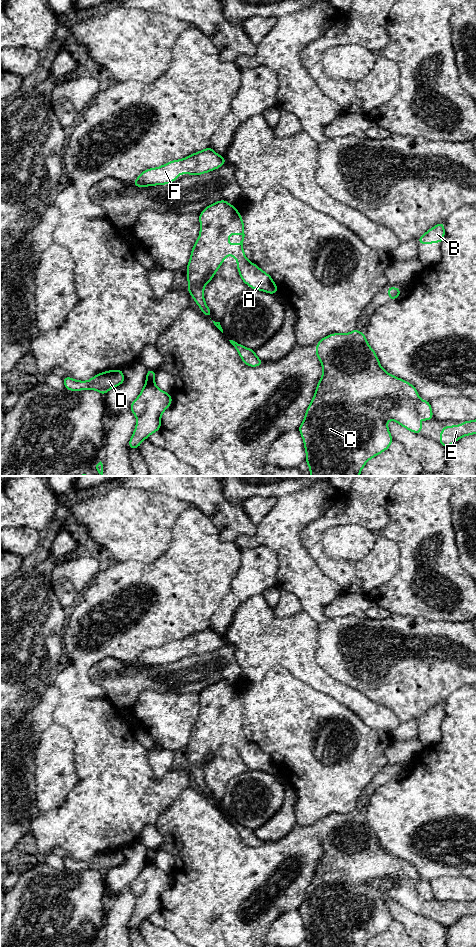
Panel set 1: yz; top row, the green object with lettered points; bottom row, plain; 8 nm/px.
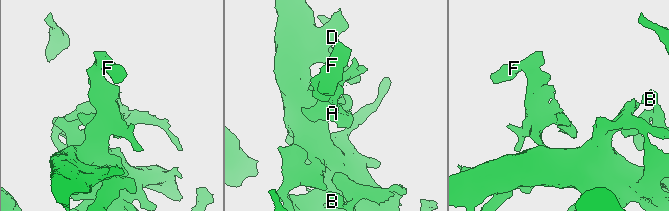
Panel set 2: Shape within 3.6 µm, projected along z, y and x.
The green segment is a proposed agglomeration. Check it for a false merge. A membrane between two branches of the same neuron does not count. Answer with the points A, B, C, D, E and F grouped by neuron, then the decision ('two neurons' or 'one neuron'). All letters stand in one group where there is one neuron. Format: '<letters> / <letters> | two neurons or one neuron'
A B C D E F | one neuron

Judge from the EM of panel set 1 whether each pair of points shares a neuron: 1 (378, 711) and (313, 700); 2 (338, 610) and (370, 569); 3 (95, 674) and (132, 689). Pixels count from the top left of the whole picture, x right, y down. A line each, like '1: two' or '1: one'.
1: two
2: two
3: one

